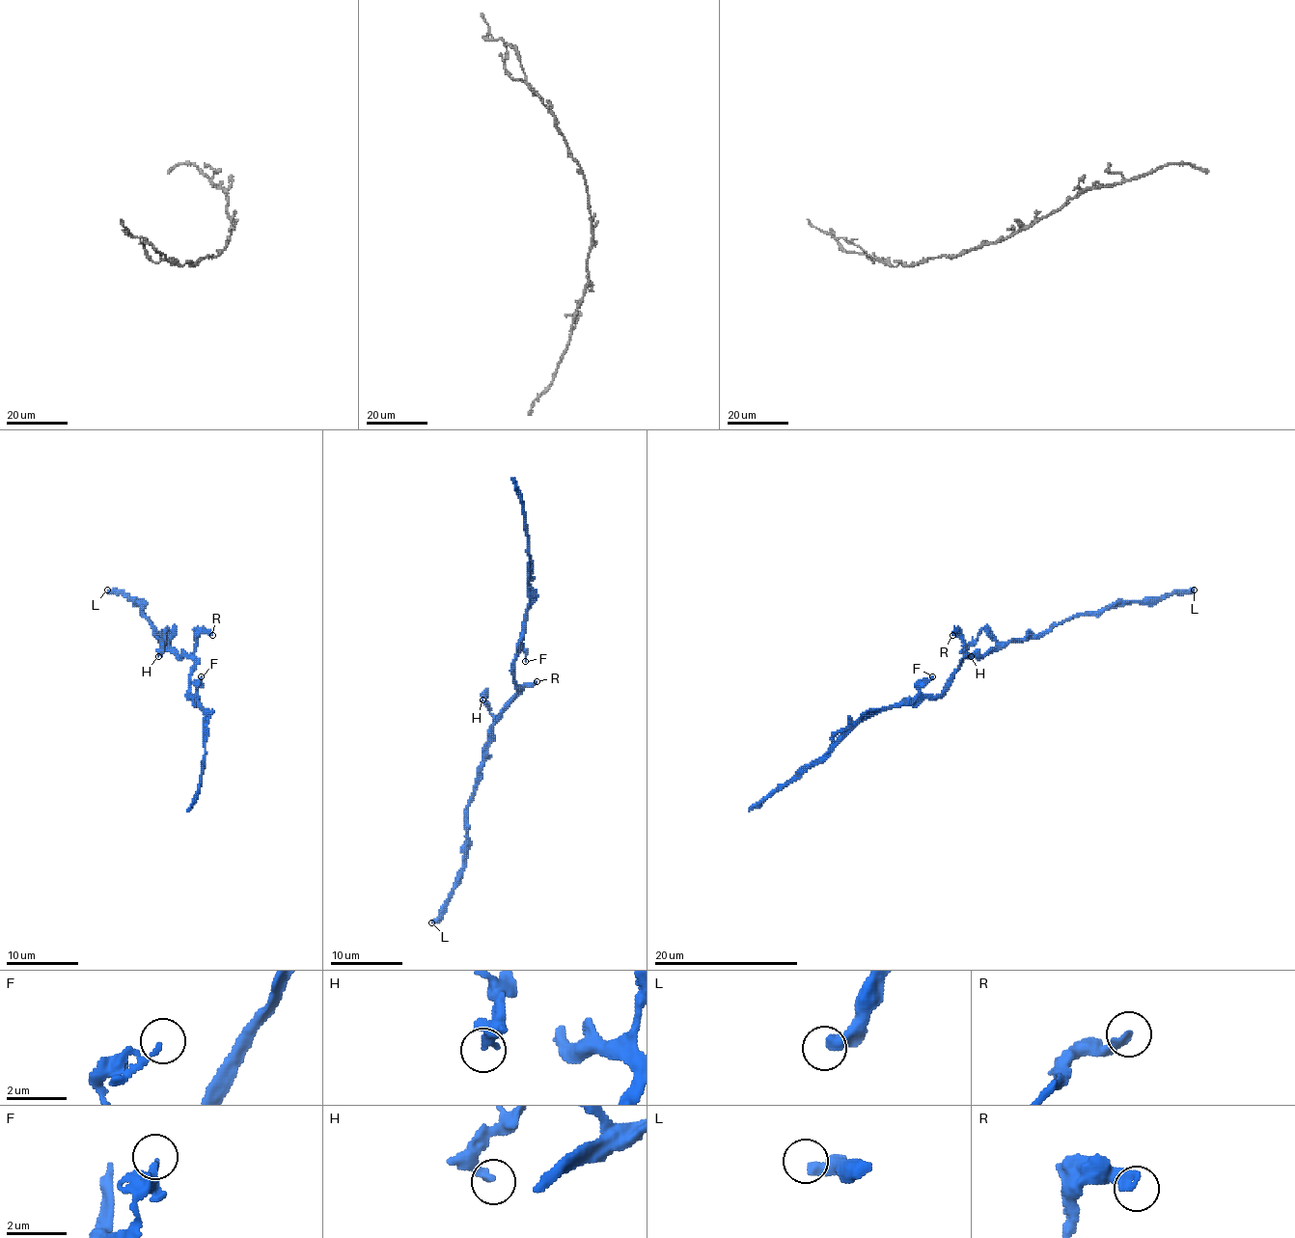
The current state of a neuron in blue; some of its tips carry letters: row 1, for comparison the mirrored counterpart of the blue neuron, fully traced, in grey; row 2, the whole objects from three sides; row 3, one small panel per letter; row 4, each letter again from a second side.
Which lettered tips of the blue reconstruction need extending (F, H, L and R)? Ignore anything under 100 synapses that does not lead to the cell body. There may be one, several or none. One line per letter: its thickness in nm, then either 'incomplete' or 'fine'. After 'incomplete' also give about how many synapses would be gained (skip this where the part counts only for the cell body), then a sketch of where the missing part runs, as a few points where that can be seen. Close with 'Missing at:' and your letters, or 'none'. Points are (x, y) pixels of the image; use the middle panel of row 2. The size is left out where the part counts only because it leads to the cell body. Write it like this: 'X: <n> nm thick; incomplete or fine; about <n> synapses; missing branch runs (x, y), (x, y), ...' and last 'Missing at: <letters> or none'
F: 140 nm thick; fine
H: 320 nm thick; fine
L: 420 nm thick; fine
R: 320 nm thick; fine
Missing at: none

